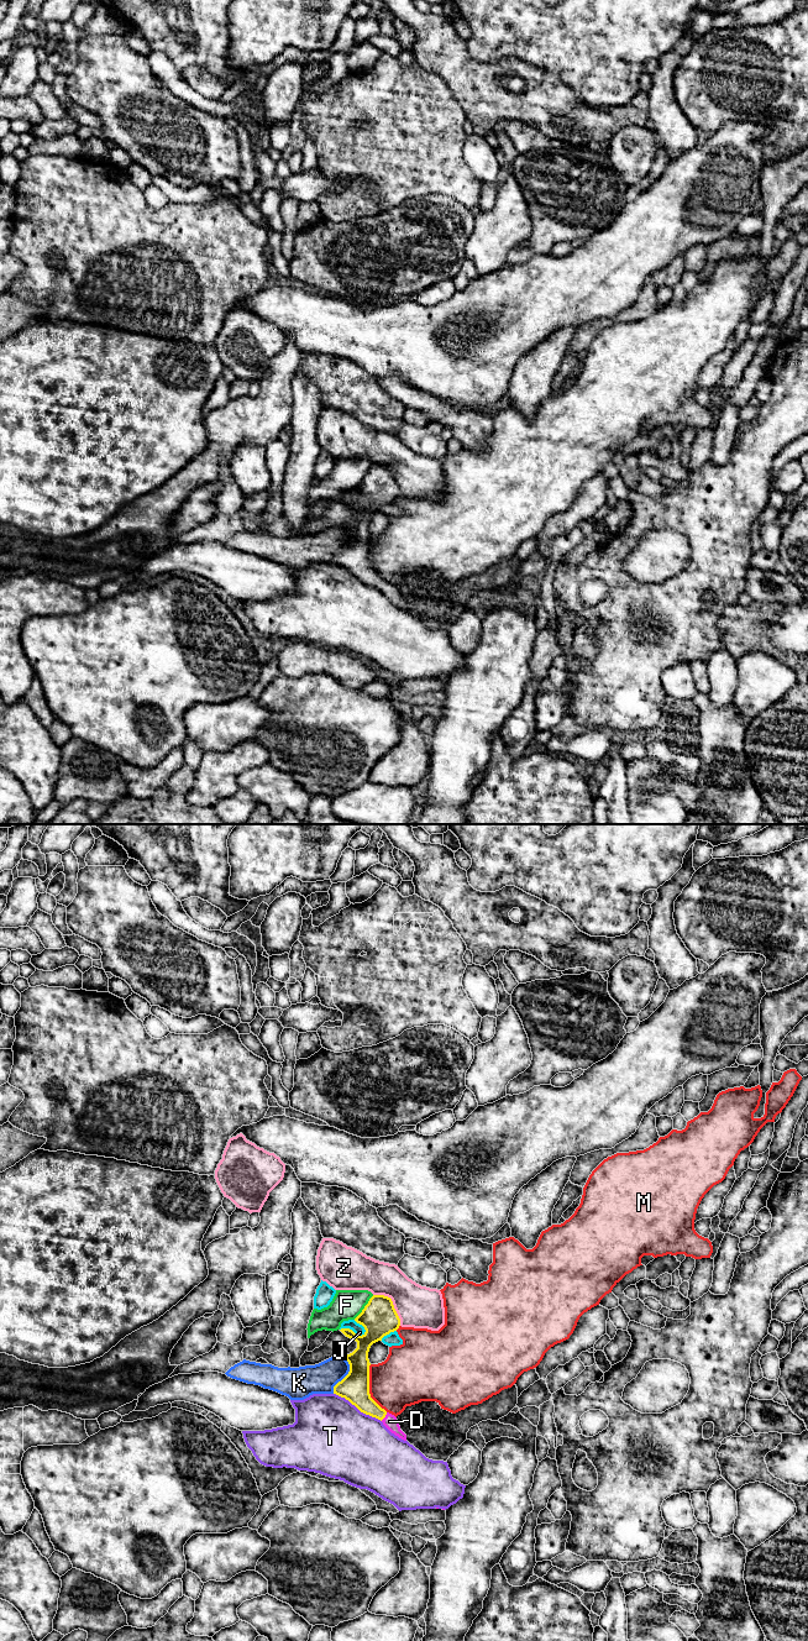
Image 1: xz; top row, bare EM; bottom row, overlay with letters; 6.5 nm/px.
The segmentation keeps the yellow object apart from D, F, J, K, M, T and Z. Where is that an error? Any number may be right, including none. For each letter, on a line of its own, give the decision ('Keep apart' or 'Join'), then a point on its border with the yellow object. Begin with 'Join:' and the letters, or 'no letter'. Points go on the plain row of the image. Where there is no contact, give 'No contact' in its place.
Join: D
D: Join. Touches yellow at xz (384, 586)
F: Keep apart. Touches yellow at xz (365, 477)
J: Keep apart. Touches yellow at xz (352, 501)
K: Keep apart. Touches yellow at xz (347, 544)
M: Keep apart. Touches yellow at xz (368, 559)
T: Keep apart. Touches yellow at xz (357, 577)
Z: Keep apart. Touches yellow at xz (392, 473)

